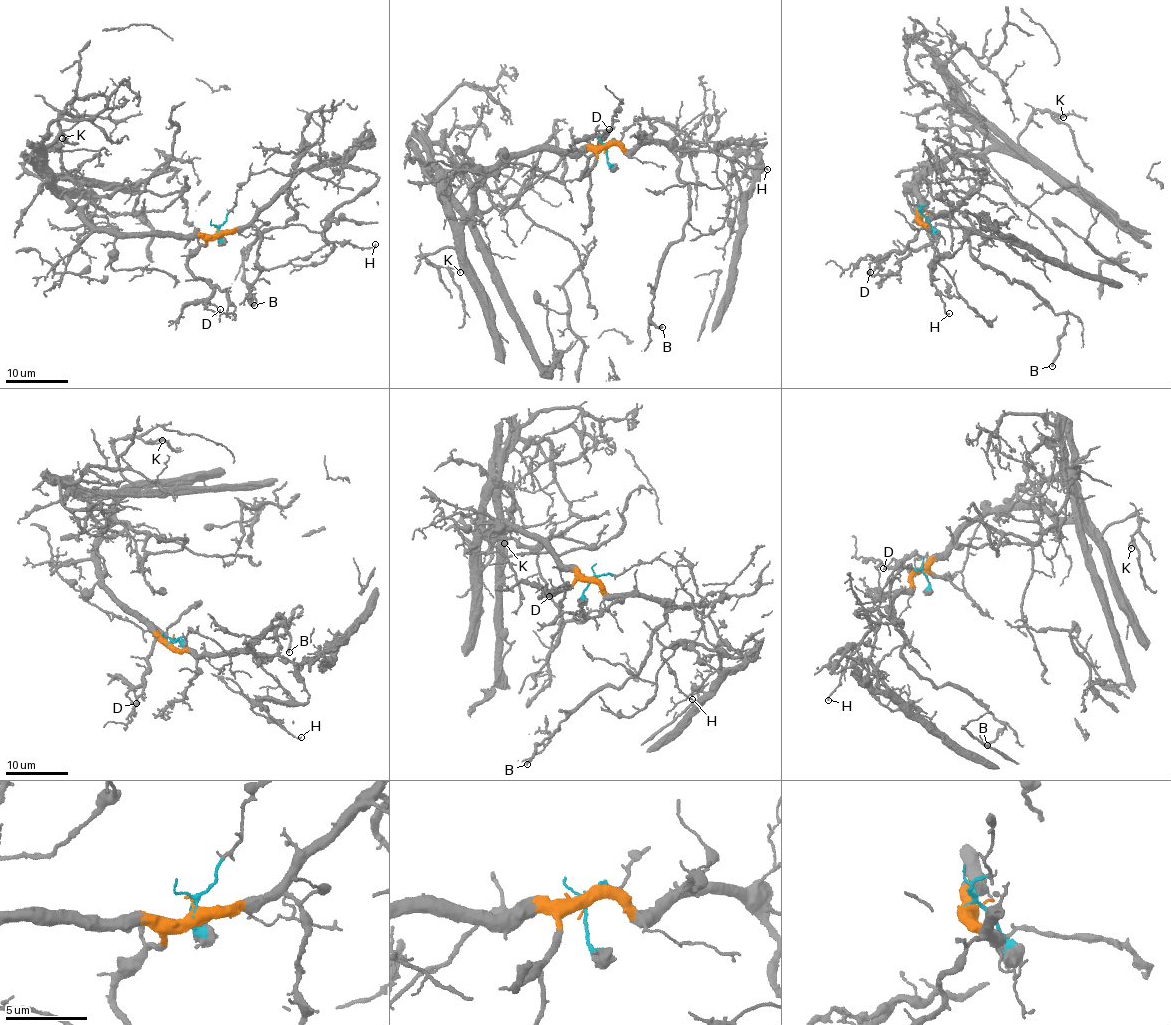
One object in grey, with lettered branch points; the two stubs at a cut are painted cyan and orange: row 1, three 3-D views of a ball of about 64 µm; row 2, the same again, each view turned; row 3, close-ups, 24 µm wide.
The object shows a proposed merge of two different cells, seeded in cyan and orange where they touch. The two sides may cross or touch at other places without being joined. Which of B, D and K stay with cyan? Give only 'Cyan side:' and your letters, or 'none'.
Cyan side: none

